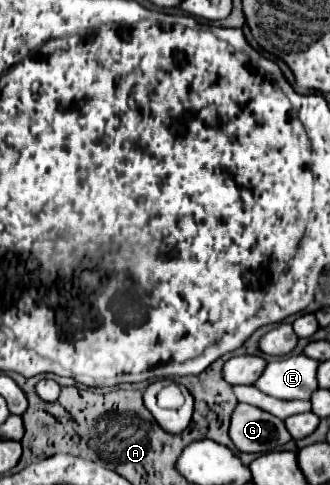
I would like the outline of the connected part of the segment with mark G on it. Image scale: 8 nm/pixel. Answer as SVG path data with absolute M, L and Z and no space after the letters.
M236 404L228 434L240 452L252 454L272 452L292 438L280 418L250 404Z

